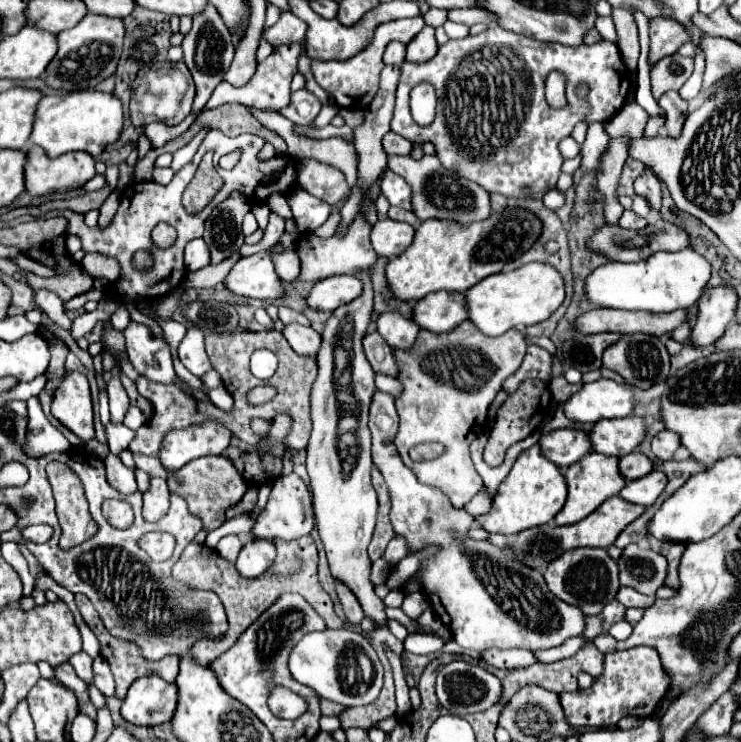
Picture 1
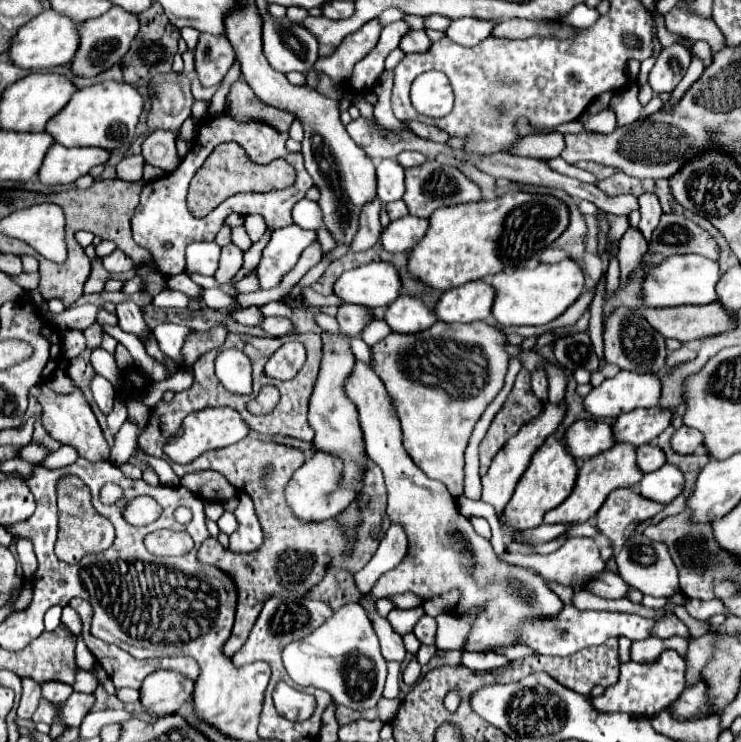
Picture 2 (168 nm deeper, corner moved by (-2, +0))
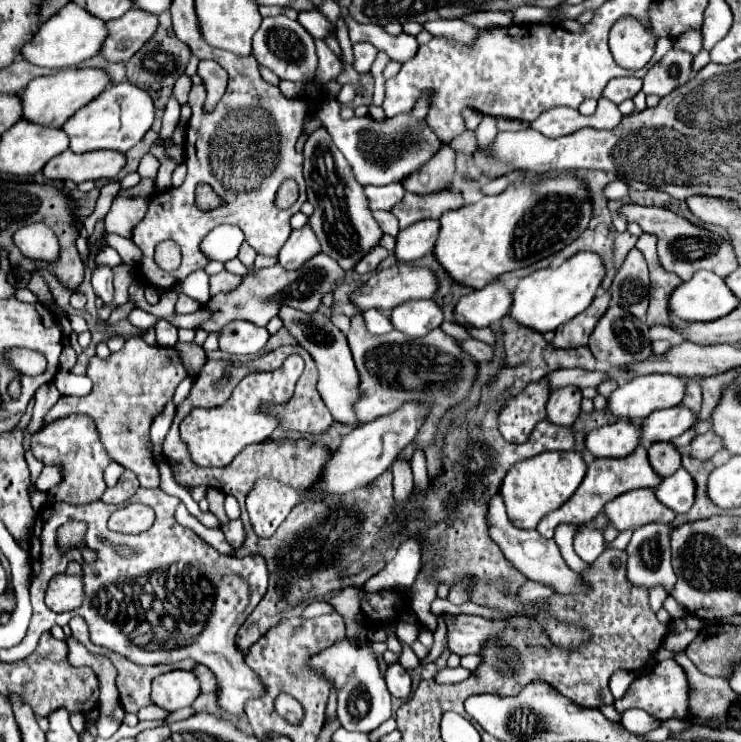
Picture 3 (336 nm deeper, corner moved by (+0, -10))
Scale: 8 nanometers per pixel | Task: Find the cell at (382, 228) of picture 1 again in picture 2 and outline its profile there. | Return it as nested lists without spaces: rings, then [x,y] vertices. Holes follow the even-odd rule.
[[[406,215],[402,219],[392,221],[382,231],[380,243],[384,245],[386,251],[392,251],[392,253],[396,253],[396,251],[410,251],[426,235],[428,227],[430,227],[428,219]]]

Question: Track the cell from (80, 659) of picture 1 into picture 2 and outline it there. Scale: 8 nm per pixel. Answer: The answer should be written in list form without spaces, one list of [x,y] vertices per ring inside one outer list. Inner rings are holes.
[[[78,671],[76,675],[76,683],[74,683],[74,691],[78,693],[92,693],[98,685],[98,679],[96,679],[96,671],[88,673],[88,671]]]

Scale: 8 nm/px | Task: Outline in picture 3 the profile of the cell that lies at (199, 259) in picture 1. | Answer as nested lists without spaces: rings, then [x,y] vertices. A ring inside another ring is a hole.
[[[204,269],[194,271],[192,275],[188,275],[182,281],[182,293],[192,297],[192,299],[196,299],[203,306],[208,305],[208,301],[211,298],[209,294],[209,278],[210,276]]]

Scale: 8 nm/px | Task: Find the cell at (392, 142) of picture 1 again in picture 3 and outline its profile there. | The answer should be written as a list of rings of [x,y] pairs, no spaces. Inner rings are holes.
[[[450,147],[440,149],[438,155],[430,159],[430,163],[416,171],[416,175],[408,175],[408,179],[404,179],[404,189],[410,193],[432,193],[438,187],[450,187],[456,171],[454,161],[456,155]]]

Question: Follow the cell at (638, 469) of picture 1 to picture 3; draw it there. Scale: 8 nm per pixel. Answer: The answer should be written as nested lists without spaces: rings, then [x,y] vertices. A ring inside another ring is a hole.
[[[652,443],[648,447],[648,459],[660,477],[668,477],[680,467],[680,453],[672,443]]]

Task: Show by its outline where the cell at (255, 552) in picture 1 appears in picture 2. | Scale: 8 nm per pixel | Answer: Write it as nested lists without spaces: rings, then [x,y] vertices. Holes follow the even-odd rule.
[[[246,493],[240,495],[240,505],[234,511],[238,529],[230,535],[230,549],[236,553],[250,553],[262,543],[262,529],[254,513],[254,505]]]

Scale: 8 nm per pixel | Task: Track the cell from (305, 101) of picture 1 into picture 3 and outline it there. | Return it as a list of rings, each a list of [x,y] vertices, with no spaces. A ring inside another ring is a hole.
[[[318,127],[304,145],[304,179],[308,185],[308,201],[314,205],[310,227],[316,233],[322,253],[336,259],[342,269],[352,269],[374,245],[378,245],[382,231],[372,219],[368,199],[364,199],[364,185],[356,183],[352,167],[332,143],[328,129]]]

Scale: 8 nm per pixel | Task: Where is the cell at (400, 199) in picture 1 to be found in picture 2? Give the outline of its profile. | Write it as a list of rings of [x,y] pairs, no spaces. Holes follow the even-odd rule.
[[[384,159],[376,167],[376,183],[378,183],[378,195],[382,203],[390,203],[396,199],[402,199],[404,195],[404,169],[390,159]]]

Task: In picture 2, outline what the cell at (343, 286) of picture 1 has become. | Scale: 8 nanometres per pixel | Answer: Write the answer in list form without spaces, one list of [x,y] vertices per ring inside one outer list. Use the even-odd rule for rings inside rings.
[[[378,261],[350,269],[340,275],[334,293],[346,303],[380,307],[390,305],[402,291],[402,279],[392,263]]]

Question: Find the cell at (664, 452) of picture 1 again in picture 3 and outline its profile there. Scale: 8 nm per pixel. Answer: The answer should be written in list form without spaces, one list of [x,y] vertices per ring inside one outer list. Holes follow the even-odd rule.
[[[708,431],[704,435],[694,437],[692,443],[688,445],[688,449],[690,449],[690,457],[706,461],[706,459],[710,459],[714,453],[718,453],[722,449],[722,441],[712,431]]]

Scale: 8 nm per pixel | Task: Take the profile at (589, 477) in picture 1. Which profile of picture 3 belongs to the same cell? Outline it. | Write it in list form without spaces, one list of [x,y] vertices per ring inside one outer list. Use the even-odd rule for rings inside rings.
[[[636,447],[636,451],[628,457],[620,457],[620,459],[594,459],[590,465],[588,465],[588,471],[586,471],[586,477],[584,481],[580,483],[580,487],[576,489],[576,493],[556,511],[552,511],[550,515],[546,515],[536,531],[546,537],[546,539],[552,539],[554,535],[554,529],[560,525],[560,523],[570,523],[570,525],[582,525],[582,523],[590,523],[594,521],[602,507],[612,501],[614,497],[626,493],[626,491],[634,491],[634,489],[652,489],[656,487],[658,483],[662,481],[660,475],[656,475],[648,463],[648,455],[646,455],[646,449],[644,447]]]

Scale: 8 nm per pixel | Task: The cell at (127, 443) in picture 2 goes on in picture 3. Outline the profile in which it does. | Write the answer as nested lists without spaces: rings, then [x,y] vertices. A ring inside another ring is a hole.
[[[110,463],[108,465],[108,469],[106,469],[106,485],[108,487],[112,487],[112,485],[116,485],[116,481],[118,481],[118,477],[124,473],[124,467],[120,467],[118,463]]]

